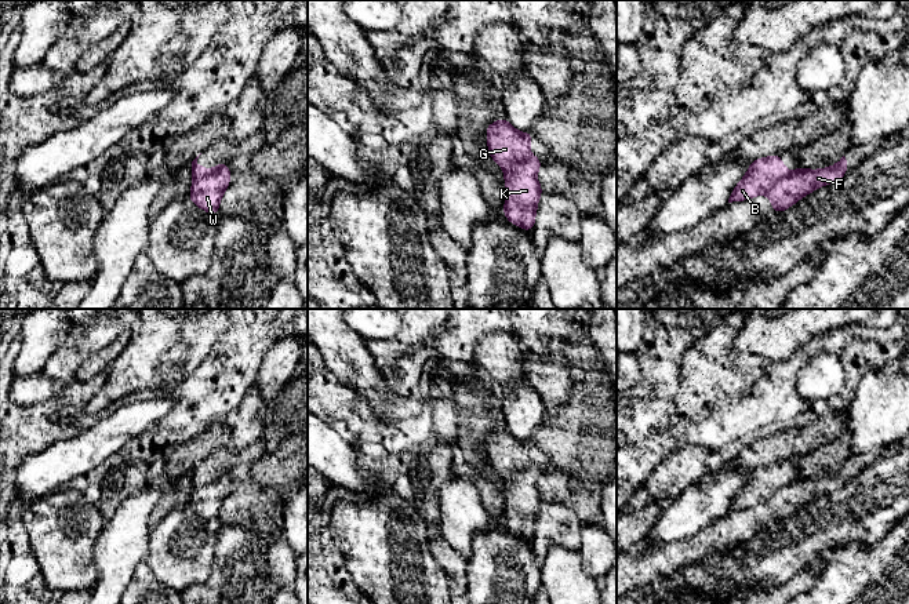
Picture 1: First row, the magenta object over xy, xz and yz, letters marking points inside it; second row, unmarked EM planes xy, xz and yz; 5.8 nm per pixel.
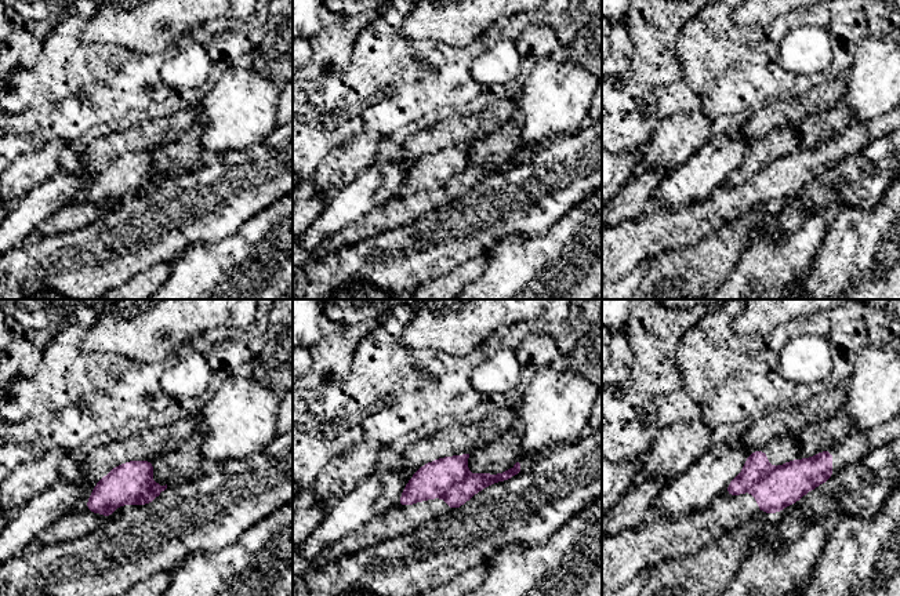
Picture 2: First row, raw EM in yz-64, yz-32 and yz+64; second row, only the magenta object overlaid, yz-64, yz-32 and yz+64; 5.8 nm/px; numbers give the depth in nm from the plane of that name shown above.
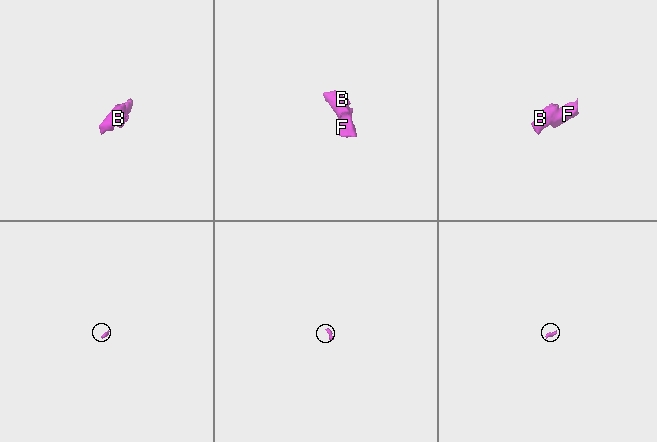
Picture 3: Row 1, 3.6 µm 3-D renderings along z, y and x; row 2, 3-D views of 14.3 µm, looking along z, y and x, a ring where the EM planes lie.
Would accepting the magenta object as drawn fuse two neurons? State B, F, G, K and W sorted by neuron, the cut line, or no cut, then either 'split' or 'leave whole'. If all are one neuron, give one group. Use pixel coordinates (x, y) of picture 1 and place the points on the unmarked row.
B G / F K W; cut in yz along (799, 477), (781, 487), (766, 502); split

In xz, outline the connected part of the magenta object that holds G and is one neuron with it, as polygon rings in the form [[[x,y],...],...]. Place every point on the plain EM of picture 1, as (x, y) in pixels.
[[[505,426],[497,429],[486,437],[490,466],[495,469],[503,480],[523,470],[530,463],[531,441],[520,441]]]

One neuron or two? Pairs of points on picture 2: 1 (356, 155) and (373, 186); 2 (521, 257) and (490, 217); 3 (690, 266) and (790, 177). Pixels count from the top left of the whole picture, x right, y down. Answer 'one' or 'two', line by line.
1: two
2: two
3: two

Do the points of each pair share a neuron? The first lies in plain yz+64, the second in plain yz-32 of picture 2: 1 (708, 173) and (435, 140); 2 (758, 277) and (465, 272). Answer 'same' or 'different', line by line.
1: different
2: same

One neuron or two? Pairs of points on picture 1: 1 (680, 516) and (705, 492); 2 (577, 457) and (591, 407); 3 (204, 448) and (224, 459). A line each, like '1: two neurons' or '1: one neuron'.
1: one neuron
2: one neuron
3: two neurons

